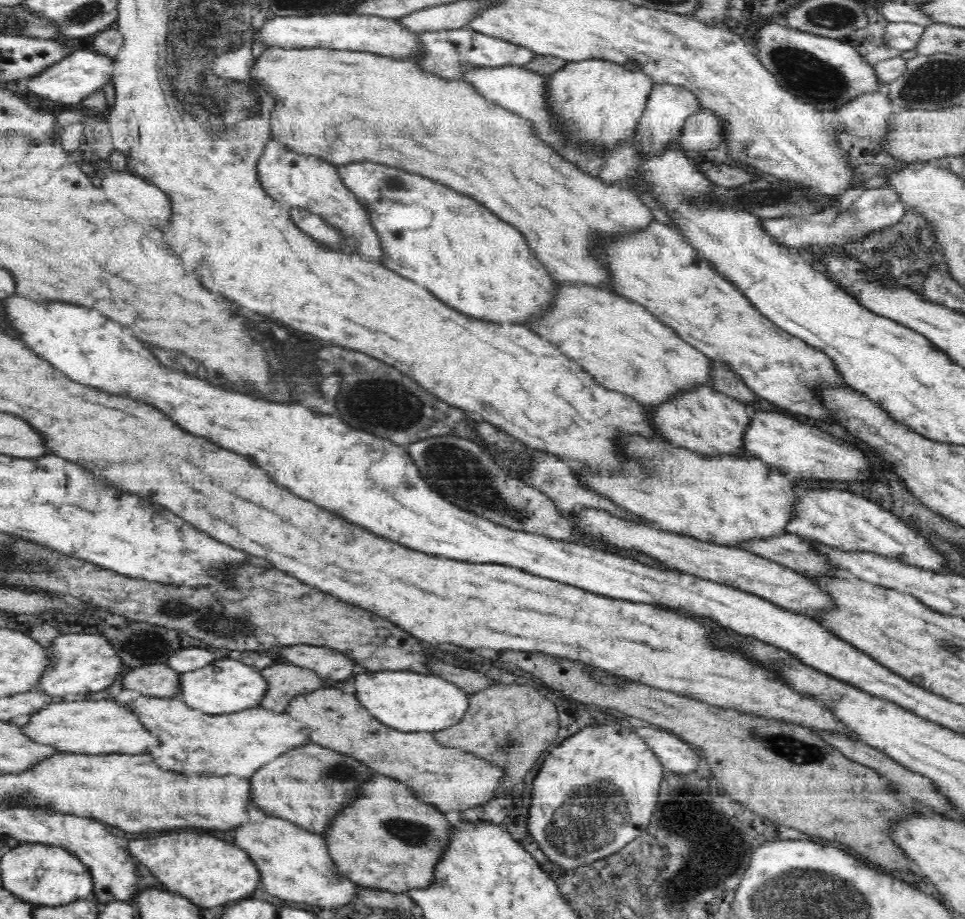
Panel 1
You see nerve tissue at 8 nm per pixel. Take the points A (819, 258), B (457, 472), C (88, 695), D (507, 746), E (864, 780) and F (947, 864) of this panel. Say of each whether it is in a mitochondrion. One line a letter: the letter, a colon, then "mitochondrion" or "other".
A: other
B: mitochondrion
C: other
D: mitochondrion
E: other
F: other

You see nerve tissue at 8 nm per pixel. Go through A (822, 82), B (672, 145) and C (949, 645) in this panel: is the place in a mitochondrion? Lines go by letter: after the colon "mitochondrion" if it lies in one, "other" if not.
A: mitochondrion
B: other
C: mitochondrion

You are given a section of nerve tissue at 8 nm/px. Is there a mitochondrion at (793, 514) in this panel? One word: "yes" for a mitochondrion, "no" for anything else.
no

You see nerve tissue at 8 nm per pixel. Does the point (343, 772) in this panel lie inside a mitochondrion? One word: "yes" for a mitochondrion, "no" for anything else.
yes

